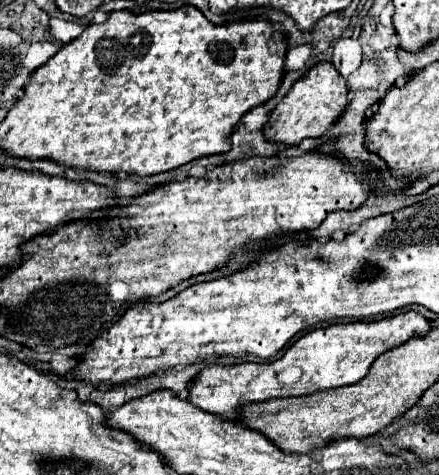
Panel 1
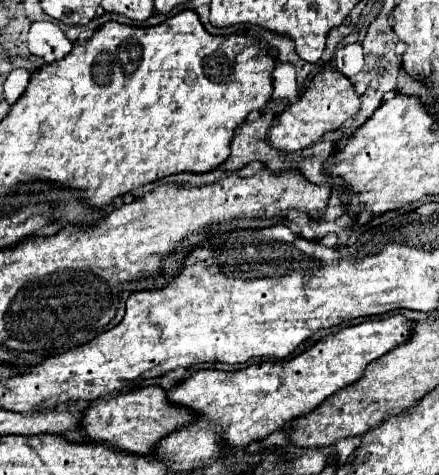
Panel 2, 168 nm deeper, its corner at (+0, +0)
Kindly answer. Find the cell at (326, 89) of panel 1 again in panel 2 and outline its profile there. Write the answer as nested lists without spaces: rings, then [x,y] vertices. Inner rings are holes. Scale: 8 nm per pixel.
[[[323,68],[311,82],[311,86],[301,94],[301,98],[295,104],[289,104],[273,122],[269,130],[269,142],[273,148],[283,152],[299,152],[317,140],[321,140],[327,132],[337,130],[345,120],[353,118],[359,112],[361,100],[349,82],[347,76],[343,76],[335,68]]]

